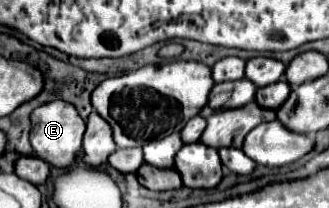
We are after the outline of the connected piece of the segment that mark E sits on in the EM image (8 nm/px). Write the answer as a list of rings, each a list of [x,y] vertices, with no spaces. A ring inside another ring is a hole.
[[[50,101],[30,115],[32,129],[30,129],[30,145],[34,155],[54,167],[68,167],[76,159],[76,151],[82,147],[82,135],[86,129],[84,119],[78,115],[76,107],[66,101]]]

